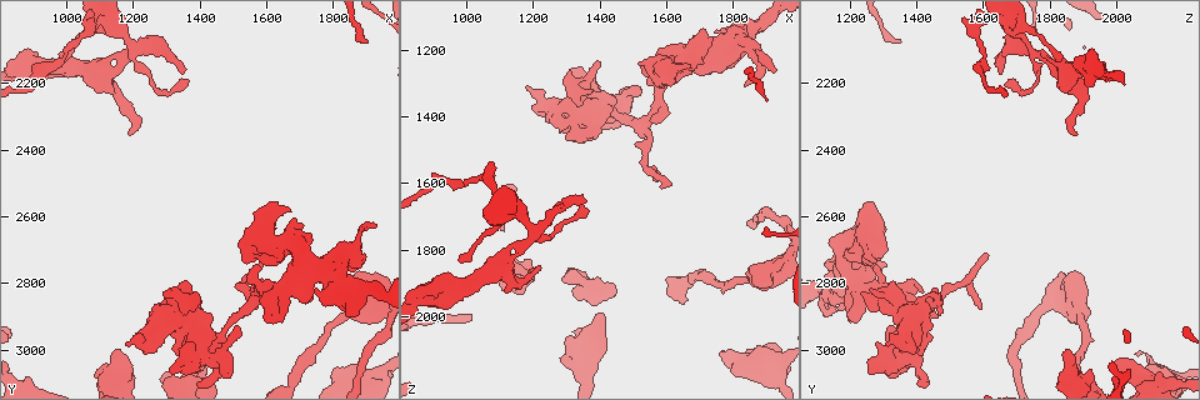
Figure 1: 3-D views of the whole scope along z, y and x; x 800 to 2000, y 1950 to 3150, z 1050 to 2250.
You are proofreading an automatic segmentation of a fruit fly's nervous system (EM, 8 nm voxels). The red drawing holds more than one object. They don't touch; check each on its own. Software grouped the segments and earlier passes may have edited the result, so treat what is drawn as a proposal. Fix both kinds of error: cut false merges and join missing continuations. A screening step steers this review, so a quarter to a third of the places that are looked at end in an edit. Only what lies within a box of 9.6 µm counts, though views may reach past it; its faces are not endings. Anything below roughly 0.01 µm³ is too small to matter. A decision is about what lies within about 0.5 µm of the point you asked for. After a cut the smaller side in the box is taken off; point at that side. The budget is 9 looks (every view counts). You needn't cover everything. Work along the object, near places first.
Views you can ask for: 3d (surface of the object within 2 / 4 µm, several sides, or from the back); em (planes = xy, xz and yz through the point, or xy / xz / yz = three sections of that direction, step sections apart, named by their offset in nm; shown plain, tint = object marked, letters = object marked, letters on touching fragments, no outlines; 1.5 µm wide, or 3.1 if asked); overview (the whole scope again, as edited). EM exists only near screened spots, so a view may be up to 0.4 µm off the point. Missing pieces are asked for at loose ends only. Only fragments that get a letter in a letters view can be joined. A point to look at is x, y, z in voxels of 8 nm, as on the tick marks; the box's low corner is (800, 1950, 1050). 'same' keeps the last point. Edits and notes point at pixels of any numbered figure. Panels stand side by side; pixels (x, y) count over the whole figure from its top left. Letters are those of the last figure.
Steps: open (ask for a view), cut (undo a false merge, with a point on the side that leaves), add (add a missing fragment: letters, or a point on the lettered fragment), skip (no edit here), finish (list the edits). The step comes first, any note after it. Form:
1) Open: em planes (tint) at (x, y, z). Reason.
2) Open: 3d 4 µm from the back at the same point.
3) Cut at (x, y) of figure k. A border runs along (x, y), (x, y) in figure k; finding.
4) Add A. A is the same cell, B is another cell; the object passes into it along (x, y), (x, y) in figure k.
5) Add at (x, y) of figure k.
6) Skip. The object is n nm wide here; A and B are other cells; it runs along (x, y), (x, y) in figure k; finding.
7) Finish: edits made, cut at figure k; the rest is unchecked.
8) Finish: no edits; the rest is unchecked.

Open: em xz step 8 (plain) at (1320, 2840, 1310). Calibre changes.

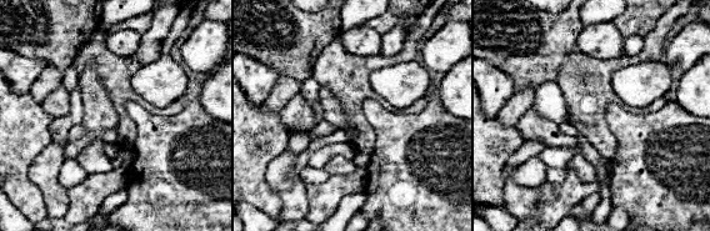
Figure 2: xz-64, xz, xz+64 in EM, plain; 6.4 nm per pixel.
Open: em xz step 8 (letters) at the same point.

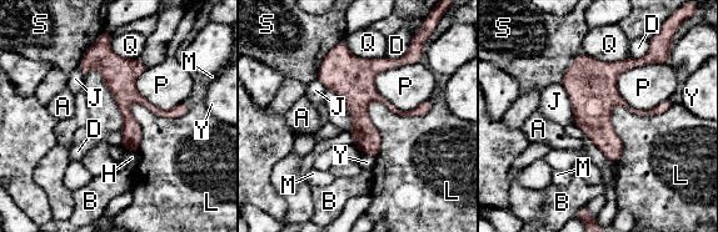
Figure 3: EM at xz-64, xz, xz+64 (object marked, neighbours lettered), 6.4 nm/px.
Skip. The object is 200 nm wide here; A, B, D, H, J, L, M, P, Q, S and Y are other cells; it runs along (417, 46), (360, 82), (370, 152) in figure 3; one neuron here.

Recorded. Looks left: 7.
Open: 3d 4 µm at (1540, 2890, 1430). A fork.

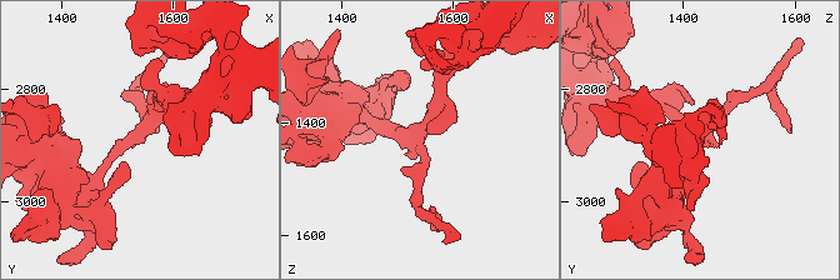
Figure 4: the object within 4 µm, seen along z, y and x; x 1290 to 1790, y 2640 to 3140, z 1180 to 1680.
Open: em planes (letters) at (1535, 2885, 1420). 3 arms meet here; shape alone is not enough.

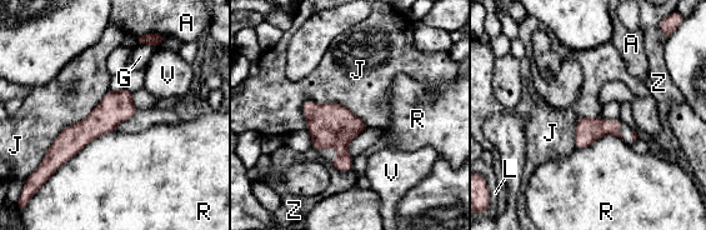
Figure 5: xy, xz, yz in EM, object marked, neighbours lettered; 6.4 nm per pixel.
Skip. The object is 80 nm wide here; A, G, J, L, R, V and Z are other cells; it runs along (130, 96), (84, 131), (53, 165) in figure 5; continuous, no second neuron.

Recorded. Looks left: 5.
Open: em xy step 4 (tint) at (1620, 2710, 1600). Tapers out.

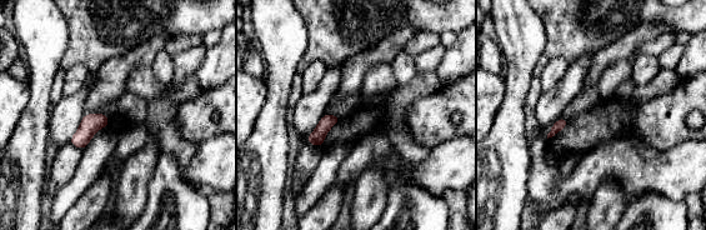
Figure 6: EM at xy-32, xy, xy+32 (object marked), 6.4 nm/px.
Open: em planes (letters) at the same point.

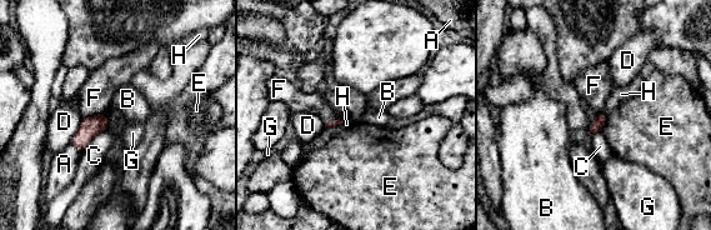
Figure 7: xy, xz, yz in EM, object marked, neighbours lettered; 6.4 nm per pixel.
Skip. The longest contact is with C, 220 nm; A, B, C, D, E, F, G and H are other cells; a border runs along (607, 116), (600, 130) in figure 7; none of them fits.

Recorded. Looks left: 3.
Open: em planes (tint) at (950, 2170, 1970). An open end.

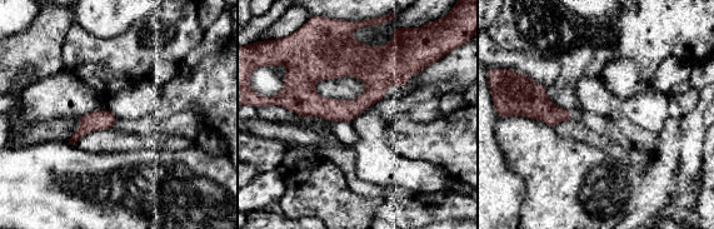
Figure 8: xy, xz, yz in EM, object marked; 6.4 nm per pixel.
Open: em planes (letters) at the same point. See the neighbours.

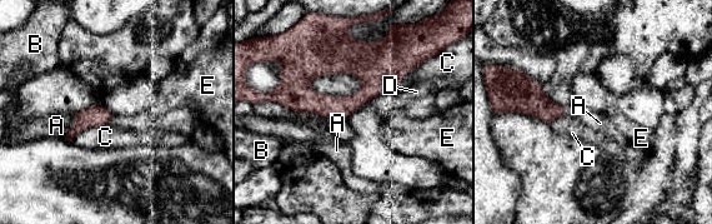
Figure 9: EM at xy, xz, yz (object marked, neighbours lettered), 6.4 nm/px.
Skip. A, B, C, D and E are other cells; no lettered fragment goes on from it.

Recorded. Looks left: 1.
Finish: no edits; the rest is unchecked.

